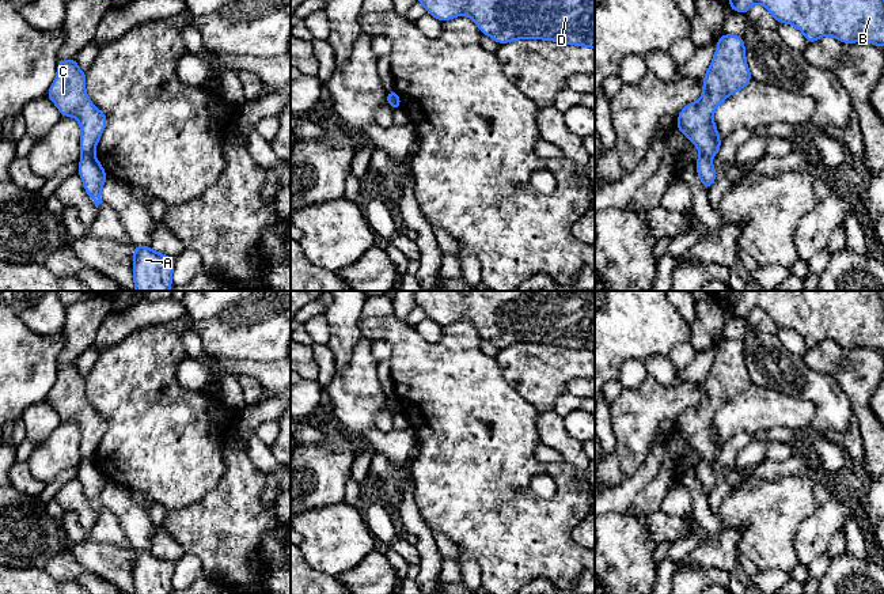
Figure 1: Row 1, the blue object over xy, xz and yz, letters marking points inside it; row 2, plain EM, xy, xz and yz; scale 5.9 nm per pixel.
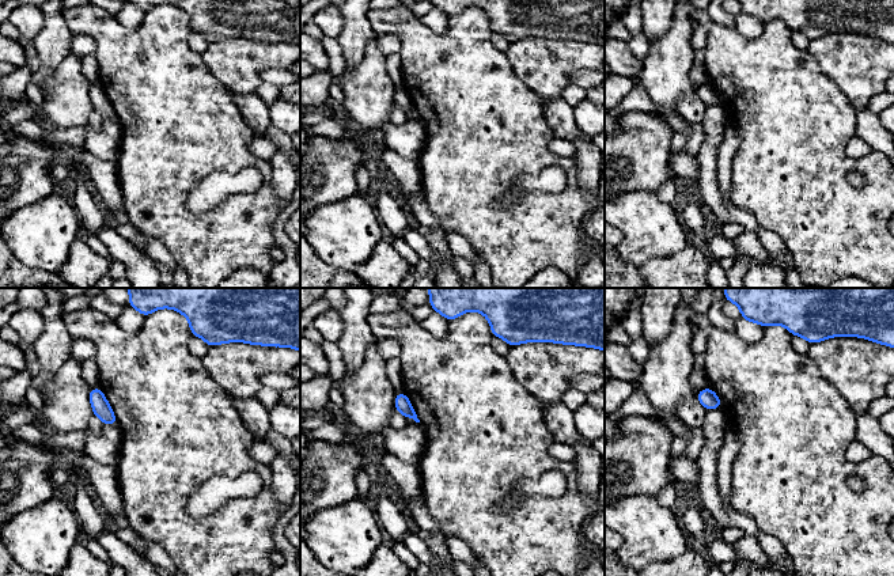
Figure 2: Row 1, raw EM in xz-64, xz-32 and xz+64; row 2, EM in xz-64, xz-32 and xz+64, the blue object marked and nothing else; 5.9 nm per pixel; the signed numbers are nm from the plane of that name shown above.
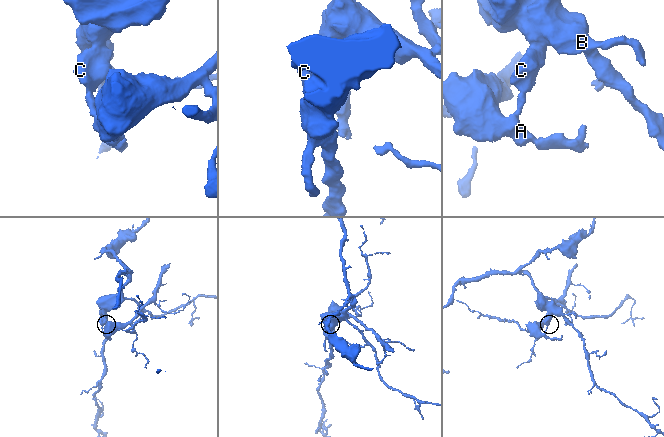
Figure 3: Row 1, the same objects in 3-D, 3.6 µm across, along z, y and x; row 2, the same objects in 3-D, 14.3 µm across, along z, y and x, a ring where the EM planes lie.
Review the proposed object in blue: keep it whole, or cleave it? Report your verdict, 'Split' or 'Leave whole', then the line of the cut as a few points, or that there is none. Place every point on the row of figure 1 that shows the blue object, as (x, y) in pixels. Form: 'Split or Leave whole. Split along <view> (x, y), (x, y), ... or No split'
Split. Split along xy (93, 152), (82, 155)

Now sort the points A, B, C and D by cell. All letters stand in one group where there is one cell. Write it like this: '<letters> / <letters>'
A D / B C

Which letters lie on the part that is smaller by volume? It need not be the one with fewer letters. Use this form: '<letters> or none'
A, D

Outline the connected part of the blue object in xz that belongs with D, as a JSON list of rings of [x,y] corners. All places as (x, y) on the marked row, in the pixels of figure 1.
[[[417,0],[440,22],[467,15],[498,45],[515,39],[545,39],[595,50],[595,0]]]

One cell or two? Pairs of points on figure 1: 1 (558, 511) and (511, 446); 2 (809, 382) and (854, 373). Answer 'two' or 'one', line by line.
1: one
2: two

